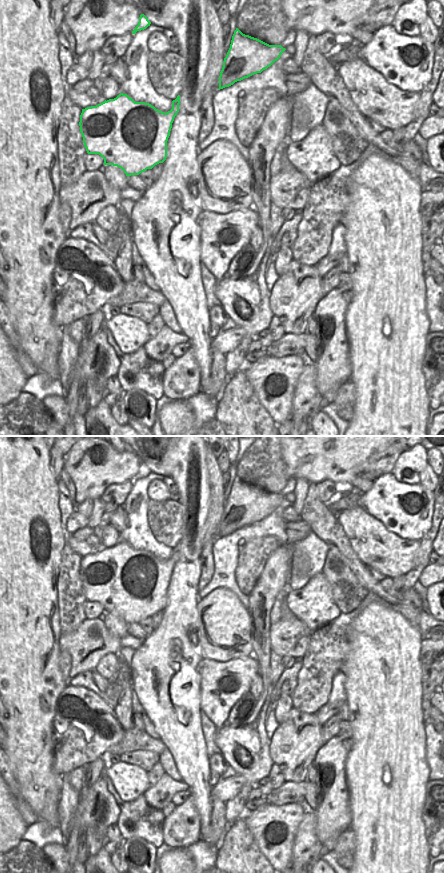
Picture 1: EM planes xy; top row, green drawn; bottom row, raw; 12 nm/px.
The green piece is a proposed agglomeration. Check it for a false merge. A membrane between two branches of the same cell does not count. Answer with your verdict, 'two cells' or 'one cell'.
one cell

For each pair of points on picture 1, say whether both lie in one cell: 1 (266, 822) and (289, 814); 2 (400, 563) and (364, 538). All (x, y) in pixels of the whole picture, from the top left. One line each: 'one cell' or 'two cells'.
1: one cell
2: one cell

